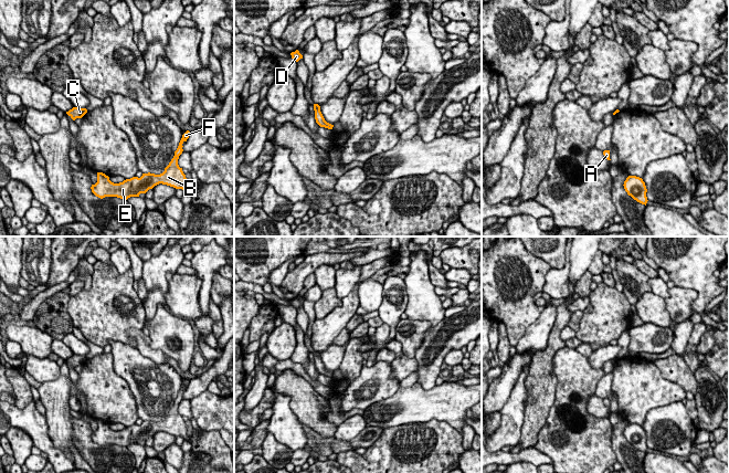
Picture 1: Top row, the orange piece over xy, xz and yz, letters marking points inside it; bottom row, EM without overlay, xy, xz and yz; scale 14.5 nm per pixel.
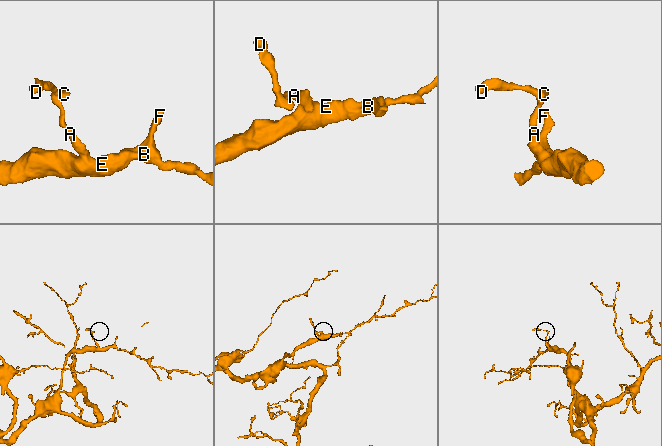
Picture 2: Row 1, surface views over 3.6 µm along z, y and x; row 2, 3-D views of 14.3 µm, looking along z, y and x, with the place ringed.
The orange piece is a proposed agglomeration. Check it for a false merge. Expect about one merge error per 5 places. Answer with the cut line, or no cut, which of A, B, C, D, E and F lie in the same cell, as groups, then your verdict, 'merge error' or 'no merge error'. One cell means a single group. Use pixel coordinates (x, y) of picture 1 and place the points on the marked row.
no cut; A B C D E F; no merge error

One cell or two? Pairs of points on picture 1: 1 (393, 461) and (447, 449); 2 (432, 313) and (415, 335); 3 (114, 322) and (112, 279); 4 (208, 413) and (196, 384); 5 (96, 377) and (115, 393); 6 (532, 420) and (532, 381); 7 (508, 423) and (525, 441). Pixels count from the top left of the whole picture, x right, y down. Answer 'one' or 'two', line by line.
1: one
2: two
3: one
4: two
5: one
6: one
7: two

